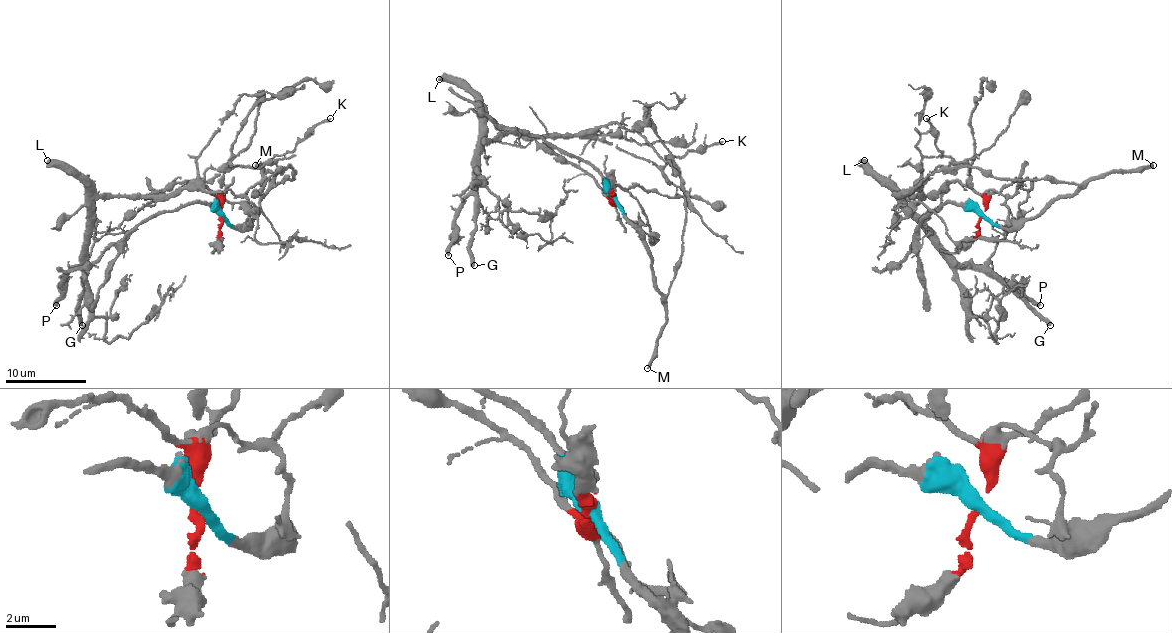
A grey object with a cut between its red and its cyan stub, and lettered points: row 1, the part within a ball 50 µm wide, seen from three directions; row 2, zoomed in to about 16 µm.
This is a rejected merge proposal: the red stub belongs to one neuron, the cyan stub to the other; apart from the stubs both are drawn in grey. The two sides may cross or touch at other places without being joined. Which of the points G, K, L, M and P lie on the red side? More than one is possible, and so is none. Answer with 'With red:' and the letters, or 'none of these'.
With red: G, K, L, P

